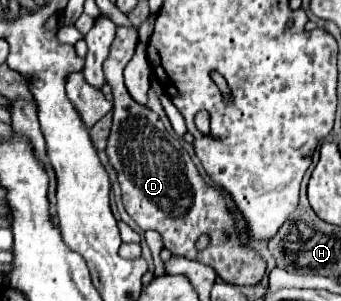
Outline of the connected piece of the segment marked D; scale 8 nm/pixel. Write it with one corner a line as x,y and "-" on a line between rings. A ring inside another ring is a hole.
118,27
116,39
110,47
110,55
104,63
106,81
114,93
114,125
108,139
108,159
118,171
118,181
122,189
122,201
128,215
146,231
154,229
162,235
164,247
174,255
186,259
196,259
210,265
218,277
232,285
256,285
266,275
266,261
260,253
246,247
238,237
236,219
226,207
224,193
200,177
194,161
182,143
172,137
160,117
134,103
124,85
124,67
132,59
138,45
136,27
-
200,235
210,237
210,245
202,251
196,249

